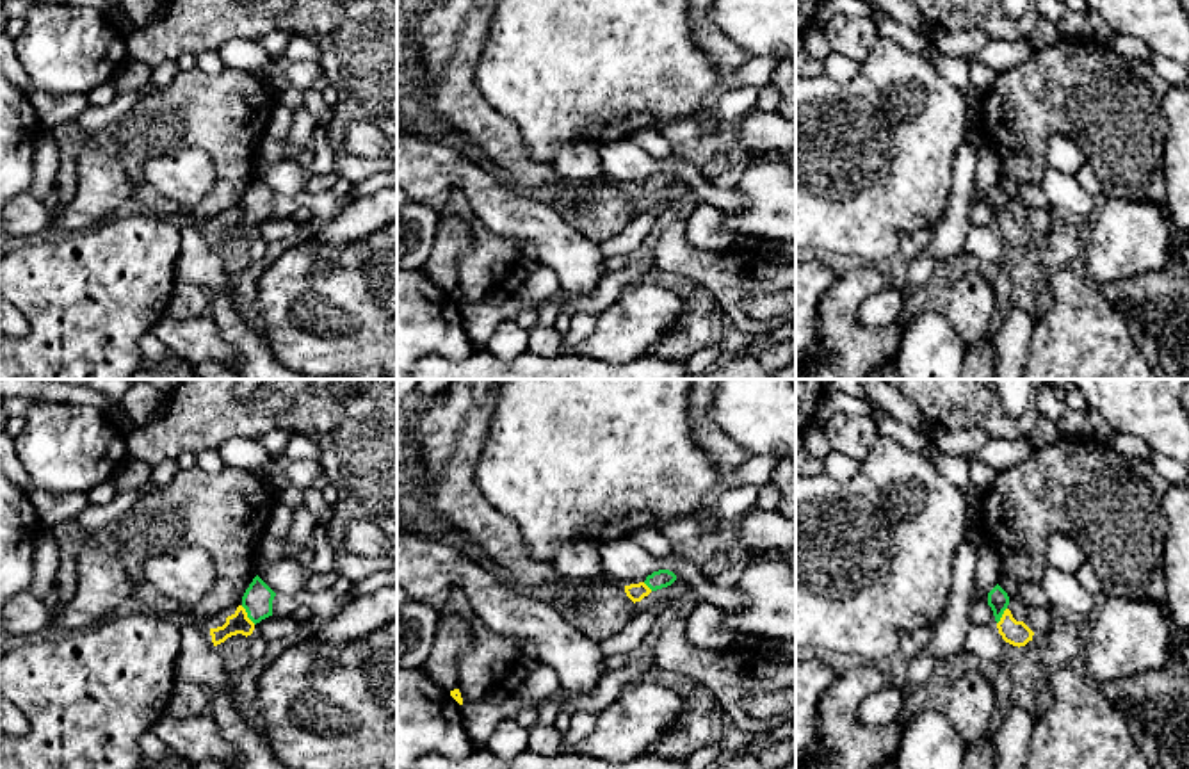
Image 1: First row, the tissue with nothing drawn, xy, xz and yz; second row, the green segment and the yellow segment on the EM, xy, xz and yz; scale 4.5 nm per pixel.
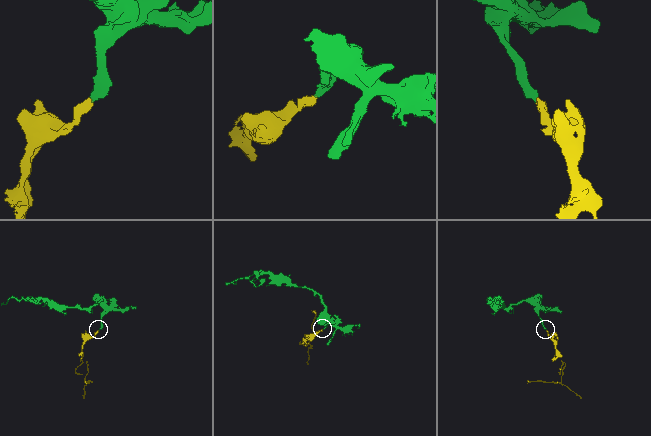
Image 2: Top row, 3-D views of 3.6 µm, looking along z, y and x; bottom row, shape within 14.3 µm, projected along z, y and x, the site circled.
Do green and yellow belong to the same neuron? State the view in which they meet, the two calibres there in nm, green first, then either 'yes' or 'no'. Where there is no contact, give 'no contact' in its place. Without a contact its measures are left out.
contact in xy; calibres 140 and 100 nm; yes

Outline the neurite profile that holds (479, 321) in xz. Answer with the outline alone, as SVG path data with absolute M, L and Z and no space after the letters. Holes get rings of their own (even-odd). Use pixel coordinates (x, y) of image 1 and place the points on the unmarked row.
M522 290L513 292L502 304L461 306L463 328L475 349L484 349L500 322L514 320L522 312Z

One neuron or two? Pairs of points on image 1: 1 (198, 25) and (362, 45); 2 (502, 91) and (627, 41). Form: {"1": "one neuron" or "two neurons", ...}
{"1": "one neuron", "2": "one neuron"}

